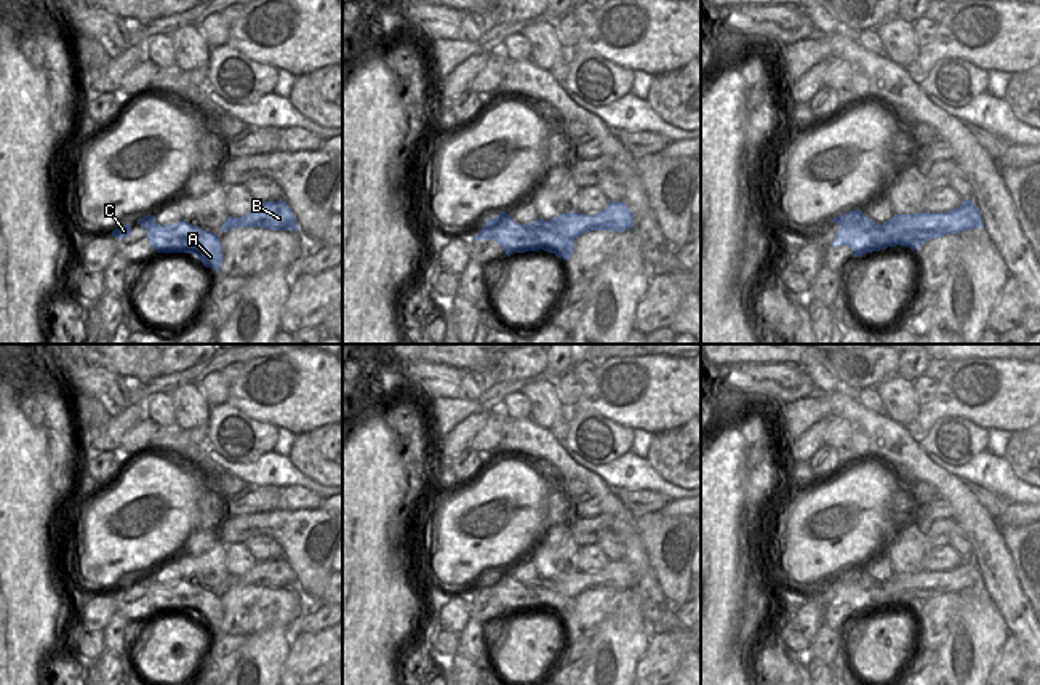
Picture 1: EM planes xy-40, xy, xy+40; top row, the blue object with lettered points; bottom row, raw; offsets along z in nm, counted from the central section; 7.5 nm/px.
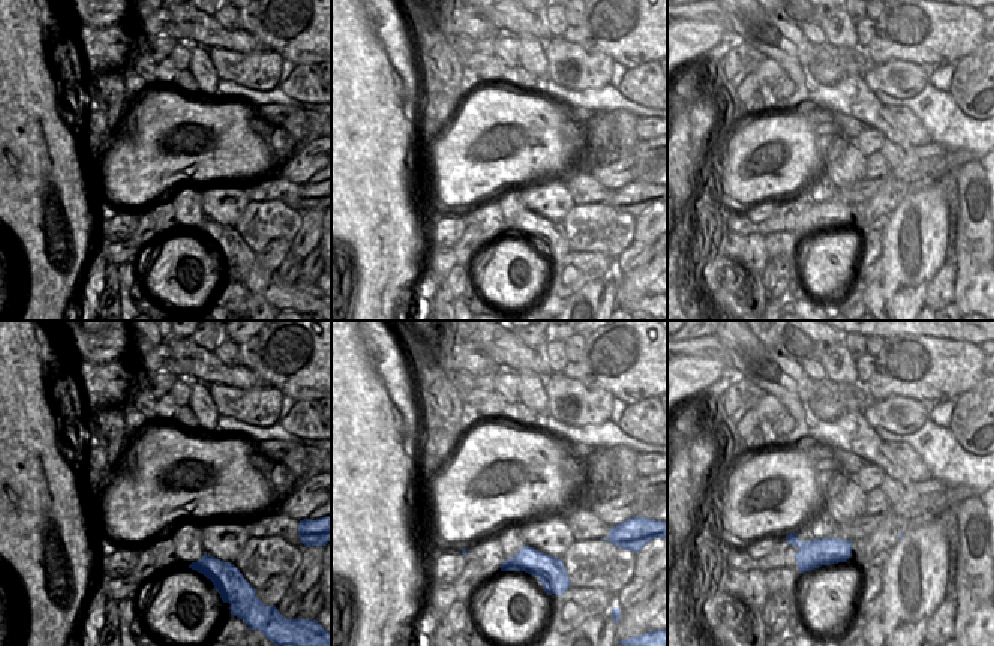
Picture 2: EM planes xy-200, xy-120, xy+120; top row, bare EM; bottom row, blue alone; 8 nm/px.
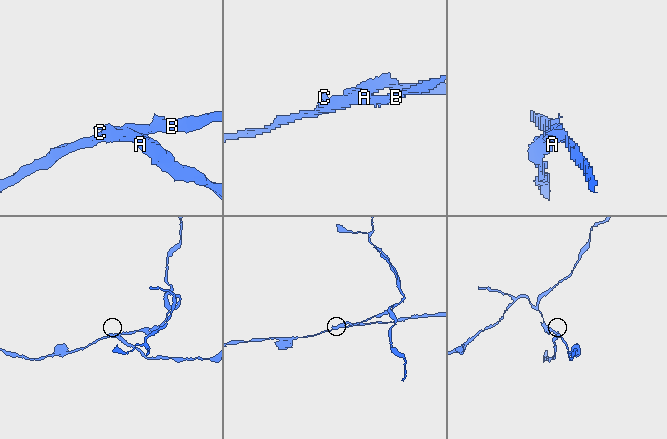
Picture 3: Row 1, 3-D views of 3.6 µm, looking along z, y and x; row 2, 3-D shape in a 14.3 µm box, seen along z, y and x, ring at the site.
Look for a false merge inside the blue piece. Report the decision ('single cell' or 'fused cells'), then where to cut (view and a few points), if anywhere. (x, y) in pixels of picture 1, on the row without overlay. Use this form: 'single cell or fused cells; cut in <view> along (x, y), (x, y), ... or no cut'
fused cells; cut in xy+40 along (888, 580), (906, 591), (925, 591), (932, 596)

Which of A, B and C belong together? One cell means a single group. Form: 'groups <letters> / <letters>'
groups A / B C

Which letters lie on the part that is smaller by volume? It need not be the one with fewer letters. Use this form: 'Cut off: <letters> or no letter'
Cut off: A

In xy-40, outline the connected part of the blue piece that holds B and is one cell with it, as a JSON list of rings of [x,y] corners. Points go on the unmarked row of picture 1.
[[[285,559],[258,562],[246,575],[229,575],[221,591],[237,586],[266,586],[269,589],[298,589],[296,575]]]

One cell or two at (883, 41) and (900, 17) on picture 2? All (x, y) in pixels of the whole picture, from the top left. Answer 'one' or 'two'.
one

